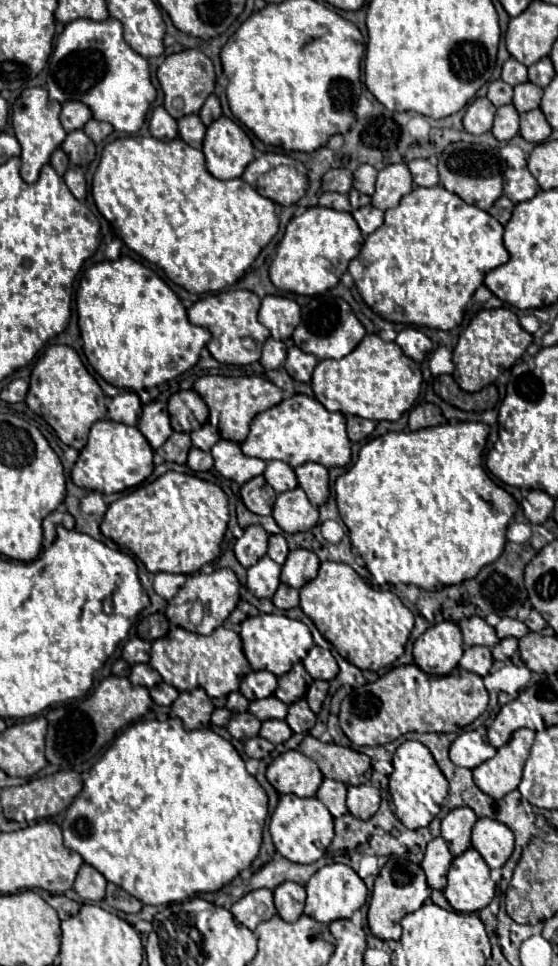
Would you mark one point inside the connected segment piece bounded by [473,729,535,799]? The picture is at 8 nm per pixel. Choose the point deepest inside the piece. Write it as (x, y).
(498, 776)

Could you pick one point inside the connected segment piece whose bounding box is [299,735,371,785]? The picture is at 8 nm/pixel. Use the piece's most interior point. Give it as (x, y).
(343, 764)

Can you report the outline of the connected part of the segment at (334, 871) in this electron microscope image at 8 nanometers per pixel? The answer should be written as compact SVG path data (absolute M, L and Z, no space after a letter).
M331 863L319 869L311 881L307 883L307 903L305 903L305 915L319 923L331 923L337 919L351 917L367 899L367 887L363 879L347 865L343 863Z

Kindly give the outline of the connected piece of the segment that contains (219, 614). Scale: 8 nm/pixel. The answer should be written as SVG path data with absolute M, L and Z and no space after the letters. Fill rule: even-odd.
M217 569L213 571L211 575L205 575L205 573L195 573L195 575L189 575L187 577L187 583L179 589L179 593L169 601L167 605L167 619L169 623L175 623L179 627L185 627L189 631L197 631L201 635L209 635L213 629L217 629L219 625L223 625L223 621L231 615L231 611L237 607L239 603L239 581L235 577L235 573L231 569ZM195 601L201 601L203 607L205 607L205 617L203 617L203 623L201 625L193 625L189 621L189 609Z

